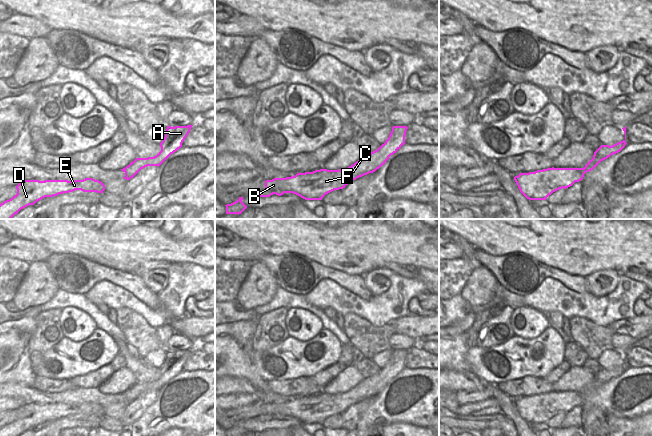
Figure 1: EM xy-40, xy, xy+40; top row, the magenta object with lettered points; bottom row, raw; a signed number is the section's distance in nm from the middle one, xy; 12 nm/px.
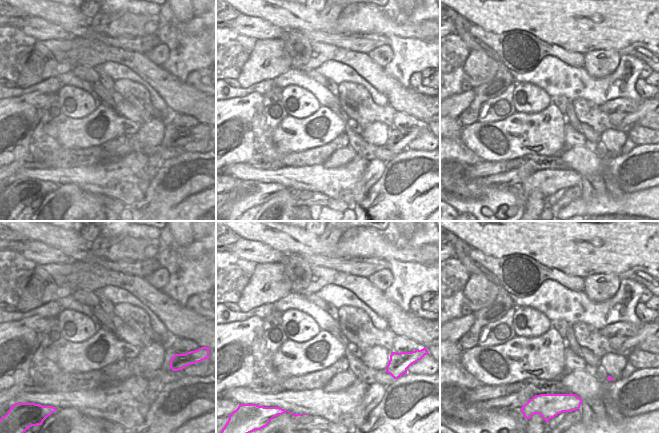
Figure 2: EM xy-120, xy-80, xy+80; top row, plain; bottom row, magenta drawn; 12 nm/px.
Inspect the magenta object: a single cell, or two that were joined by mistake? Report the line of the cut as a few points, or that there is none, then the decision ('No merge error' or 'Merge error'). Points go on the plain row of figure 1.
No split. No merge error.

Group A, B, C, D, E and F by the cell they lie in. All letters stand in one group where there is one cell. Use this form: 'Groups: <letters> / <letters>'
Groups: A B C D E F.

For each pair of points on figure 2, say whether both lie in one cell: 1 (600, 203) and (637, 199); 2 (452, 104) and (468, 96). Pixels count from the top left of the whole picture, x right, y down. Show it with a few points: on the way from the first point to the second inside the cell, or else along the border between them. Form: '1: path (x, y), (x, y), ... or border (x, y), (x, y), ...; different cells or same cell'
1: path (609, 203), (628, 203); same cell
2: path (456, 104), (464, 99); same cell

